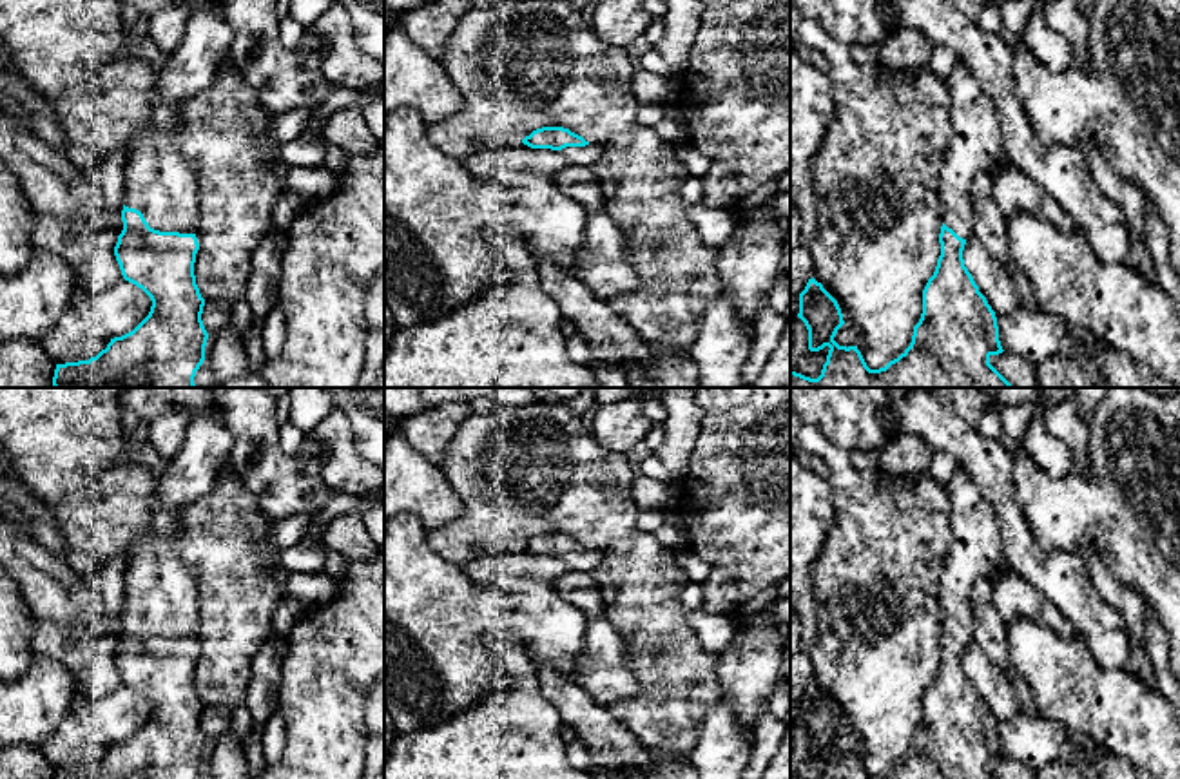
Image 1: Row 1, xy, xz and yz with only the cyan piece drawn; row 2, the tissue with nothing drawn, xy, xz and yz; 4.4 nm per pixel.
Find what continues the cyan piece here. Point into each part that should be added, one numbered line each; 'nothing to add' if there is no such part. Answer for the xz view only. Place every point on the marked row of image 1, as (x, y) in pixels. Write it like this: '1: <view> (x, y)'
1: xz (586, 156)

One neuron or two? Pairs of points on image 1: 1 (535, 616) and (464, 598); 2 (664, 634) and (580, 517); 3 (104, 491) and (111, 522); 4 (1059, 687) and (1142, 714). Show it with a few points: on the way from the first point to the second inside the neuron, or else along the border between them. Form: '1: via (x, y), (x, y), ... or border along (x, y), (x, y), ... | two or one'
1: via (517, 616), (483, 613) | one
2: via (646, 602), (646, 571), (613, 538) | one
3: via (111, 499), (111, 515) | one
4: via (1079, 694), (1097, 709), (1122, 714) | one

